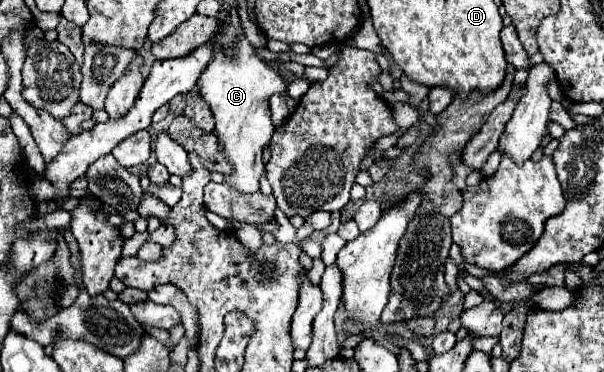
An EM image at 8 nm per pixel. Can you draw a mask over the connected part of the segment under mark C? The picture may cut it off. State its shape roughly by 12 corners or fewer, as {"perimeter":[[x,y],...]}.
{"perimeter":[[224,20],[198,94],[252,194],[264,174],[272,94],[286,84]]}

